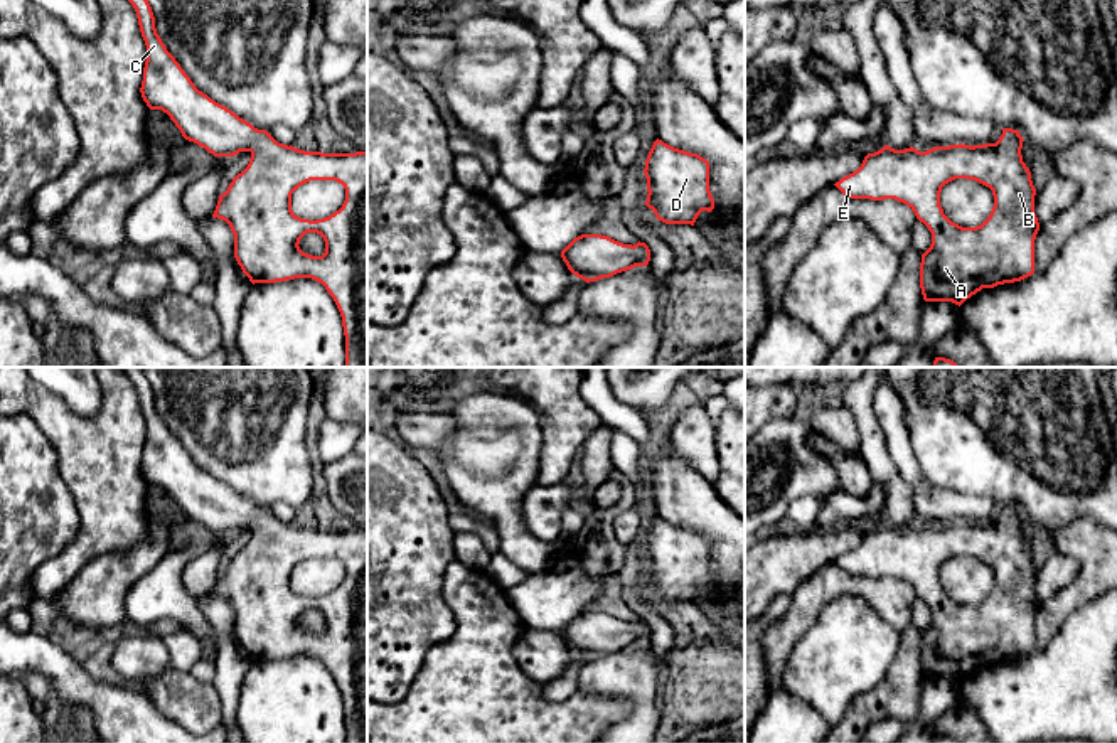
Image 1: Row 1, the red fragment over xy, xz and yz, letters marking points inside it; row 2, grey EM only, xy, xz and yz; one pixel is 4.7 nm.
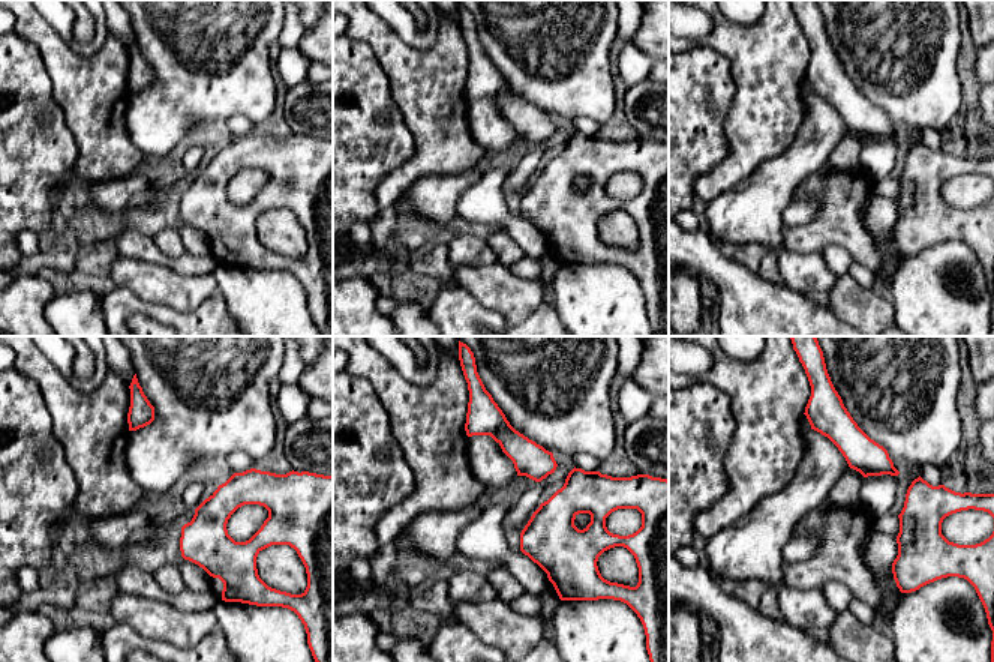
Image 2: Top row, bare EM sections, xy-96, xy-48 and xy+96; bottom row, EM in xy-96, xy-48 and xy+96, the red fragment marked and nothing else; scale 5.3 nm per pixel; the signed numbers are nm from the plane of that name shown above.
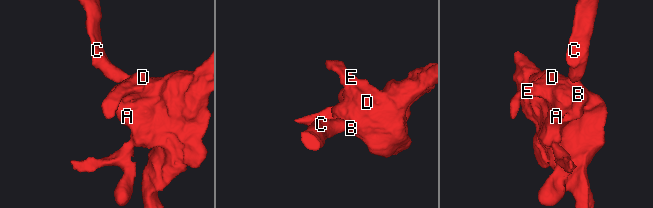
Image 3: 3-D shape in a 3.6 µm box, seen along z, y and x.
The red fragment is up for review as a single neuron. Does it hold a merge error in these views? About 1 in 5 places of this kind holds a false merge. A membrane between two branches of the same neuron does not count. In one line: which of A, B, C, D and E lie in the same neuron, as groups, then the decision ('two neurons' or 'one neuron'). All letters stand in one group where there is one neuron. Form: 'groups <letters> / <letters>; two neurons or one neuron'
groups A B C D E; one neuron

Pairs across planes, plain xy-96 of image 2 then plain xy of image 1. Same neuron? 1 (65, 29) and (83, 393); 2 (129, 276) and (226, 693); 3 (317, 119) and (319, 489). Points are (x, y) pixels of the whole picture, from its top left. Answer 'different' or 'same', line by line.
1: same
2: different
3: different

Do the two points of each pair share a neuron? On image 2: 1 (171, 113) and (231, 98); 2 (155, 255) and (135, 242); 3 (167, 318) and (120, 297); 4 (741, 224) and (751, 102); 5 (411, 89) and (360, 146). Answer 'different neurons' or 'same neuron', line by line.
1: same neuron
2: same neuron
3: same neuron
4: different neurons
5: different neurons

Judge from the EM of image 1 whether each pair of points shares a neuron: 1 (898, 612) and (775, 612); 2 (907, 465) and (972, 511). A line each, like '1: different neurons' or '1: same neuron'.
1: different neurons
2: same neuron

